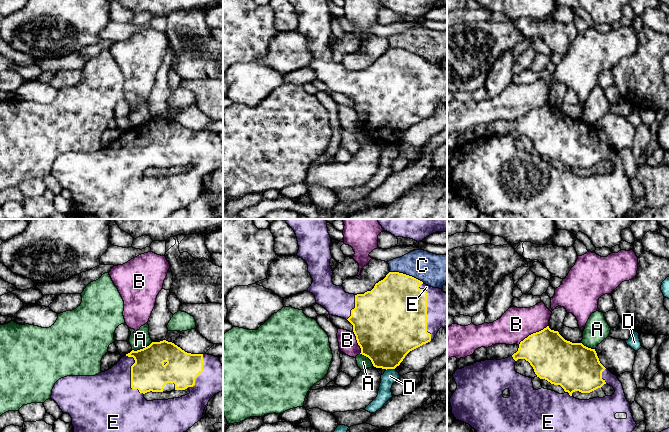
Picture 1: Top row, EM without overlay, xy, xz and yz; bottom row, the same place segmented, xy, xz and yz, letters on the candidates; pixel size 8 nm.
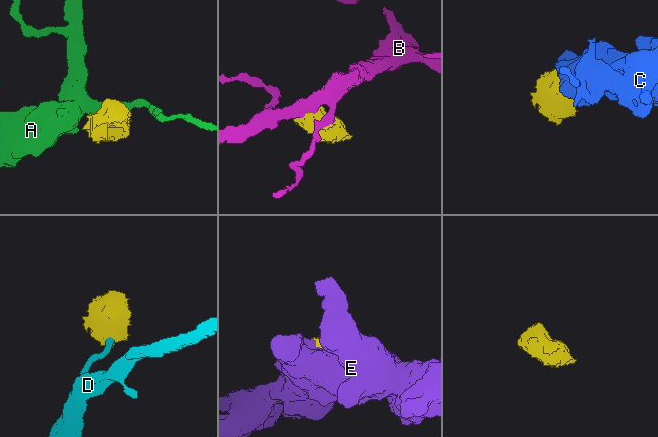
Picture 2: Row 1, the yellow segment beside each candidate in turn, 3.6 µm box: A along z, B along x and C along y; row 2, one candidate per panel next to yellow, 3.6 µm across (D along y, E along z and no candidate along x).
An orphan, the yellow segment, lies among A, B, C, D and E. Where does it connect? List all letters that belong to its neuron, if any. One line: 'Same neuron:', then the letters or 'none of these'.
Same neuron: E

